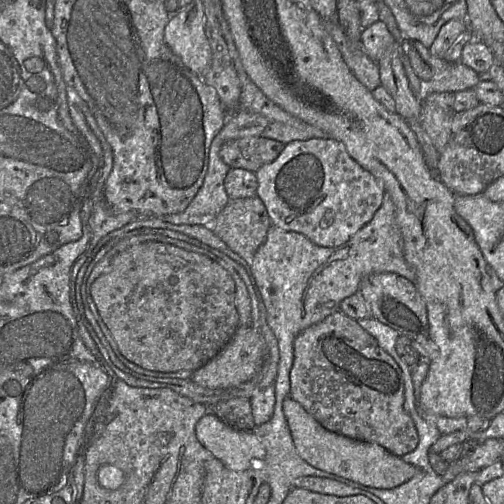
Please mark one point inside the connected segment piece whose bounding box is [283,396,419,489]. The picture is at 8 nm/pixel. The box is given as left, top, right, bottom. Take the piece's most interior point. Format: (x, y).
(367, 463)

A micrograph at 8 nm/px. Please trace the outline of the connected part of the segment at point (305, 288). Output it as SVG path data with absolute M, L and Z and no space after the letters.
M388 193L384 194L383 203L381 207L378 209L378 211L375 213L372 220L368 222L366 225L364 225L346 243L338 247L322 247L322 246L316 245L315 243L313 243L311 240L309 240L306 236L304 236L301 233L294 232L294 231L285 231L277 226L271 225L268 229L265 241L261 244L261 246L258 248L258 250L256 251L252 259L250 260L250 267L251 267L251 273L253 276L252 283L253 285L256 286L258 293L260 294L264 302L266 313L267 313L267 323L269 327L271 328L271 330L273 331L277 339L277 342L280 344L281 354L283 356L282 363L281 365L279 365L279 371L277 373L276 380L274 383L275 389L280 389L280 386L283 386L283 377L285 375L285 369L288 370L287 376L288 376L288 385L289 385L289 376L290 376L290 372L291 372L291 368L292 368L293 360L294 360L293 344L294 344L294 340L297 337L297 335L301 333L303 330L305 330L306 328L321 322L327 316L339 311L341 301L358 292L360 283L364 277L371 275L371 274L392 272L392 273L398 274L412 281L414 284L416 280L415 271L408 264L404 256L402 237L401 237L401 233L400 233L399 227L396 222L396 209Z

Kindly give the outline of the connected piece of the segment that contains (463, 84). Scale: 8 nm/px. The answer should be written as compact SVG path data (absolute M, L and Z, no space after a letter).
M461 62L450 64L444 71L424 82L426 92L457 93L473 89L479 82L479 73L465 66Z

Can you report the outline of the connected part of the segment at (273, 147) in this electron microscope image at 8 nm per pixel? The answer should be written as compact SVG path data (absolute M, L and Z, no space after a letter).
M260 135L246 137L226 142L220 149L220 157L230 168L256 172L274 161L284 147L284 143Z

